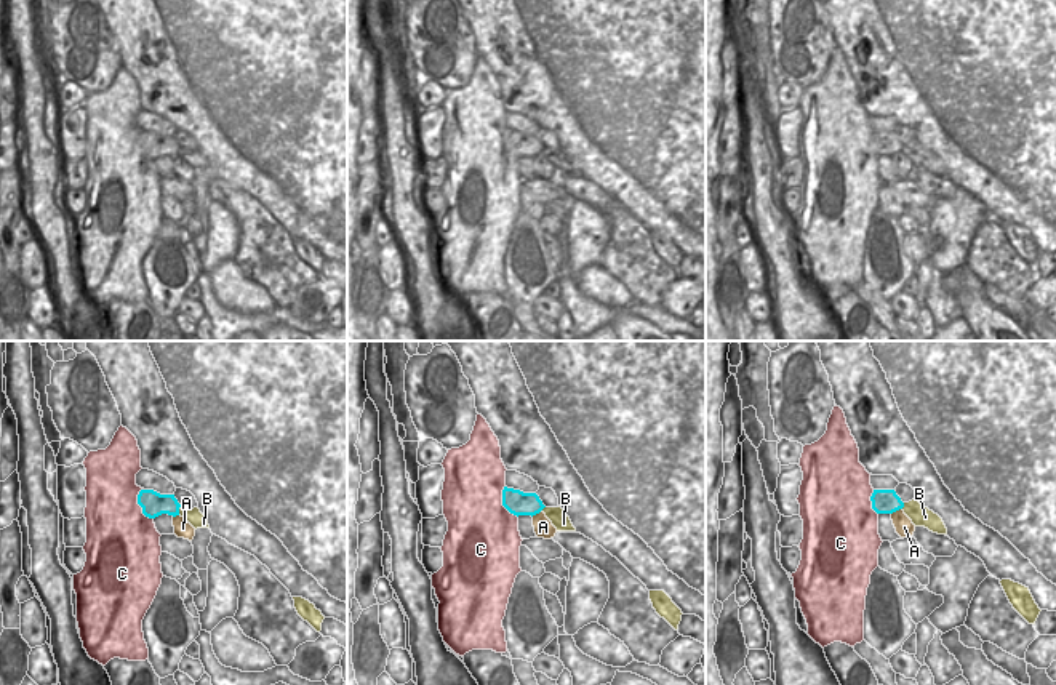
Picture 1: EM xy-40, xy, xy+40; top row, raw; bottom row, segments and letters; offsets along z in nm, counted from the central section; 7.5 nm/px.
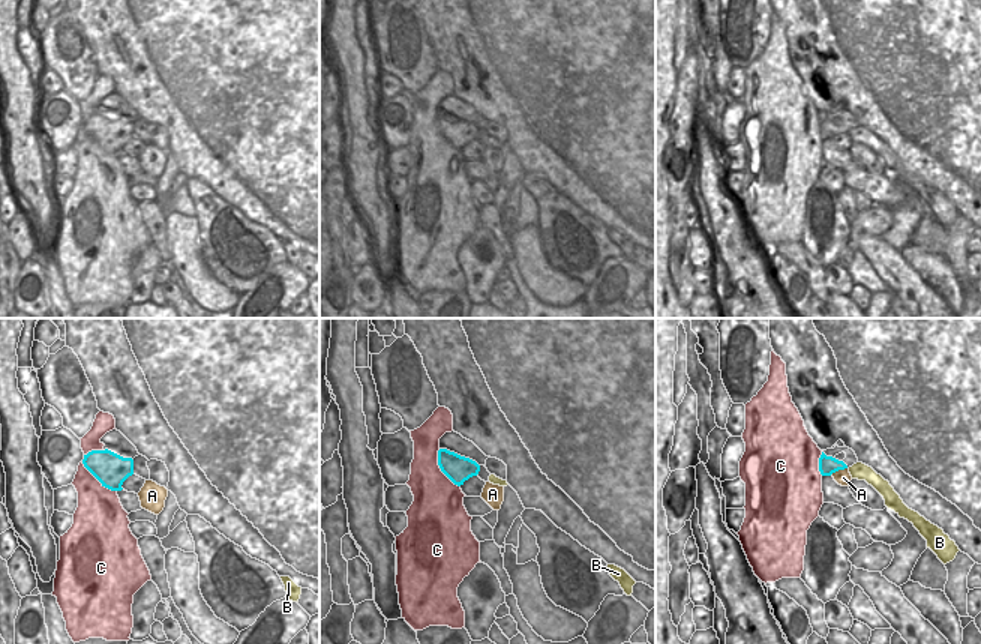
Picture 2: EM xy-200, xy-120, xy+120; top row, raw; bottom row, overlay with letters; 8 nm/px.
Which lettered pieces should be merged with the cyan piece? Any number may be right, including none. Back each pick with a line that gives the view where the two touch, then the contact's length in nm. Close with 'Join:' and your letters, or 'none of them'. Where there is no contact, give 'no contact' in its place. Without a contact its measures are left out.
Join: none of them

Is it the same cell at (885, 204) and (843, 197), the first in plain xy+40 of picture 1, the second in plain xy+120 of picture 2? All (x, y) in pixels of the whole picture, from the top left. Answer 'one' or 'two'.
two

